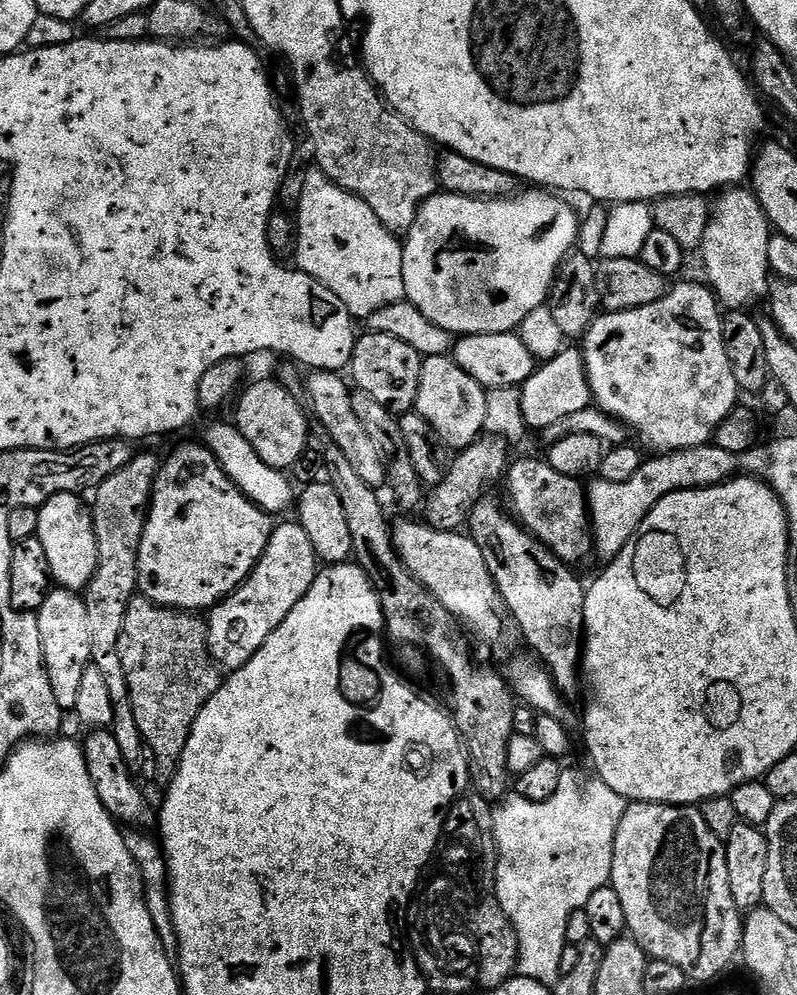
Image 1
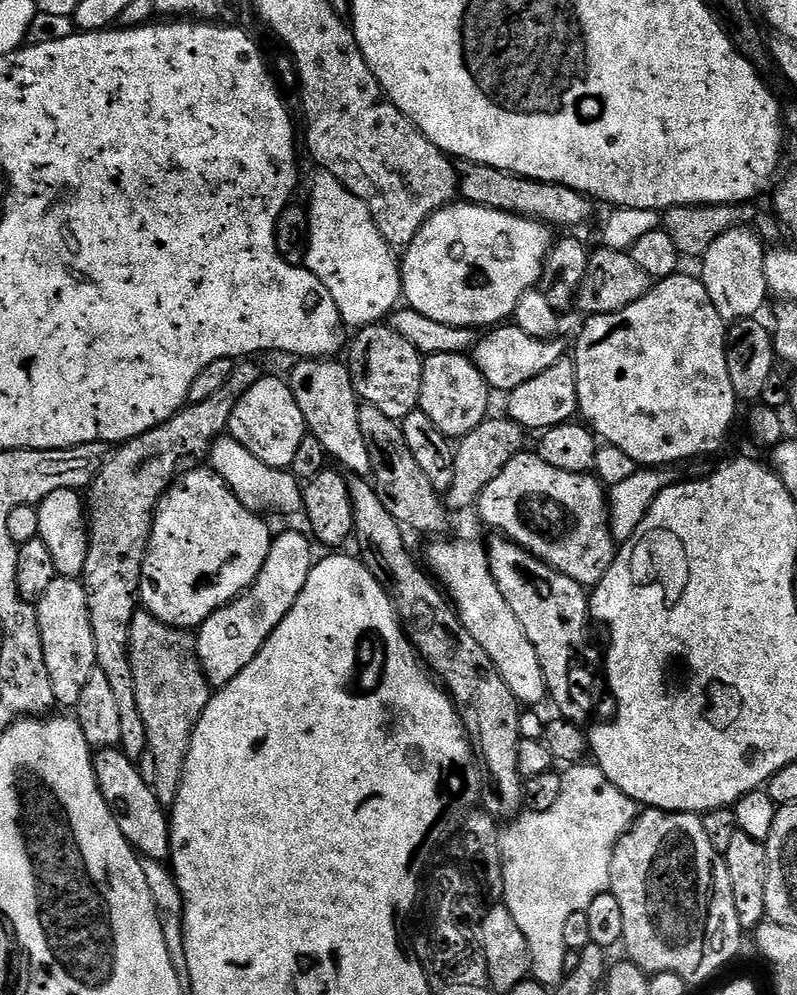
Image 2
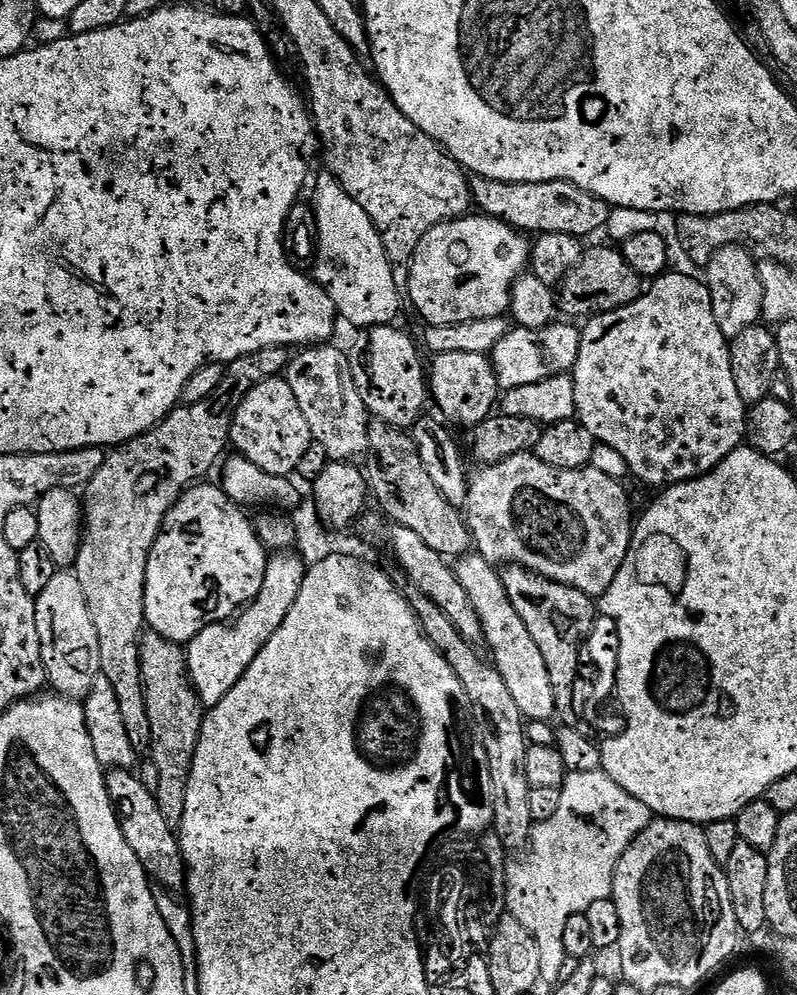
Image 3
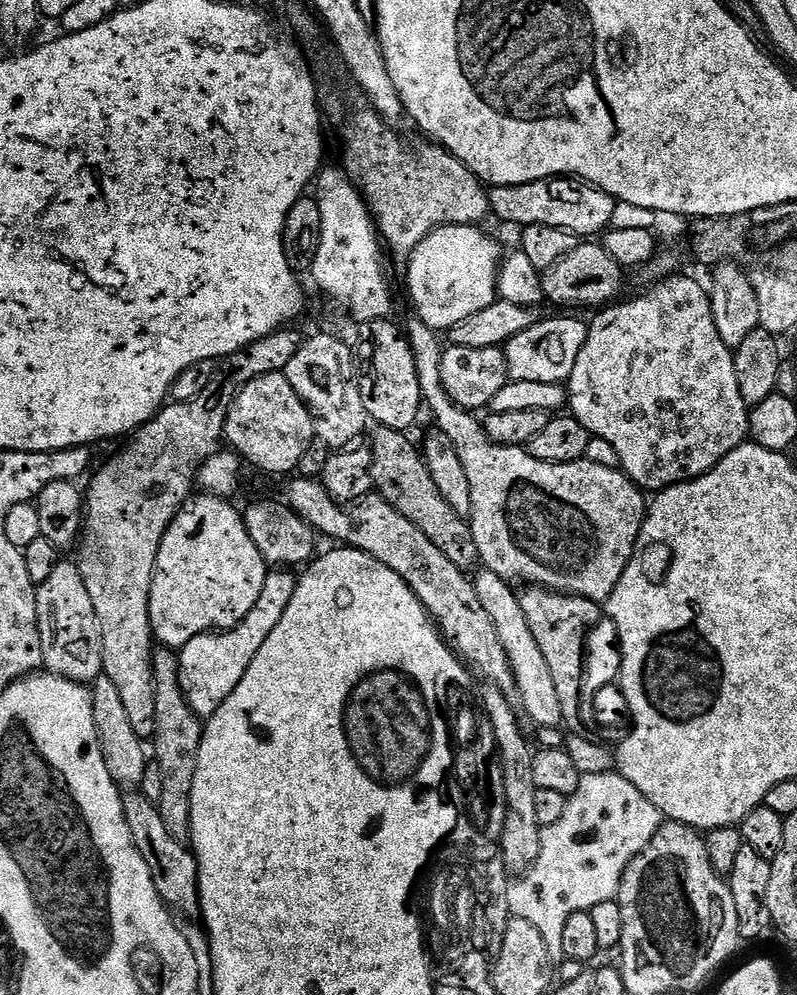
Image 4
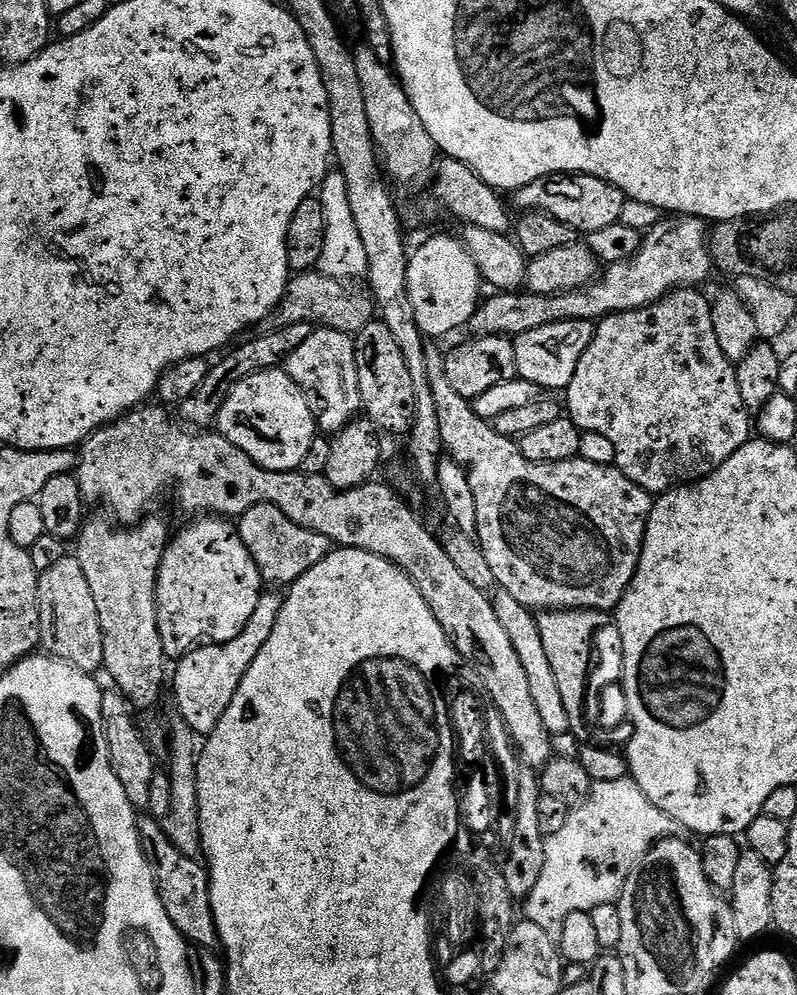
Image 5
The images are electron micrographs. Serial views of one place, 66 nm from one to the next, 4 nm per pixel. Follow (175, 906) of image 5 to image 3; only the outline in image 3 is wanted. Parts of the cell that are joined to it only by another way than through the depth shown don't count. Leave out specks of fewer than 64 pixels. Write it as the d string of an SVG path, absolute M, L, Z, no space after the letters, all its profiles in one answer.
M127 768L109 769L105 773L105 780L106 790L122 826L122 835L130 845L130 850L138 854L149 877L161 889L173 894L179 893L179 888L181 891L185 887L188 878L188 872L184 869L184 855L180 849L180 837L162 818L155 791L145 786L143 779Z

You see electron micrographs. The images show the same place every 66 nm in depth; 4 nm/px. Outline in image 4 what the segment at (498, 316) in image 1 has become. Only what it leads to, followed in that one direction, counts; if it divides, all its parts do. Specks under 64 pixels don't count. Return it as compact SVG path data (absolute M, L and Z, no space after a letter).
M471 224L435 228L408 257L408 292L416 307L415 315L421 316L426 326L437 330L453 328L498 299L496 278L502 251L482 229Z

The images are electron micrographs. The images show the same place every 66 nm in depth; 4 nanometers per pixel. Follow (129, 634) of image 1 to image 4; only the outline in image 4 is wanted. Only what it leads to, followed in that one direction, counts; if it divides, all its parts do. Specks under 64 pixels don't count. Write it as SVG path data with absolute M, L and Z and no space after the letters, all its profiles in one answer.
M163 646L157 647L152 654L152 665L154 666L154 718L156 719L156 735L154 737L154 745L156 744L156 756L154 752L154 762L158 766L162 766L162 798L159 799L157 808L159 814L162 817L162 822L165 823L166 830L178 841L184 842L191 837L189 830L190 826L190 793L194 786L194 770L198 770L198 750L200 749L200 743L204 737L204 729L202 727L201 717L194 714L194 710L190 710L190 706L186 702L184 697L184 691L180 685L180 662L177 653L173 649L165 648Z

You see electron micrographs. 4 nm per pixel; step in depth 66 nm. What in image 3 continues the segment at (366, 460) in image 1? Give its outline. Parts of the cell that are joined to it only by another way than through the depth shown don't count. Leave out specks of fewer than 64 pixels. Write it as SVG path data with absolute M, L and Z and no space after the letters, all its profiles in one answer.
M325 342L297 351L300 353L297 356L295 353L288 361L286 379L306 422L310 422L313 441L326 446L332 460L352 462L368 451L370 413L362 402L362 394L358 394L349 353L334 345Z

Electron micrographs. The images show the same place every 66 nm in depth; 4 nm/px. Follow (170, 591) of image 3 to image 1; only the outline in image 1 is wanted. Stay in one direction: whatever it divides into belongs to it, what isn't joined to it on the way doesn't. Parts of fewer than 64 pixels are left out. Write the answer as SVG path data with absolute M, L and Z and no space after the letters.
M200 442L178 445L168 457L163 457L152 487L148 515L144 517L142 542L136 552L139 595L163 608L193 614L207 613L251 574L266 550L266 542L270 542L273 527L273 517L242 495L207 446Z

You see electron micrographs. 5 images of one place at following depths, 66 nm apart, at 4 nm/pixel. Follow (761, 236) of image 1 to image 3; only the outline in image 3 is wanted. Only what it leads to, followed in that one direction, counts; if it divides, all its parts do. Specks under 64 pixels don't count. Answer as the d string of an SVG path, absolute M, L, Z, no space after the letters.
M731 244L718 250L706 265L706 283L712 295L714 318L718 318L718 326L726 337L742 334L750 326L761 323L764 315L762 306L762 282L758 261L747 248L739 244Z

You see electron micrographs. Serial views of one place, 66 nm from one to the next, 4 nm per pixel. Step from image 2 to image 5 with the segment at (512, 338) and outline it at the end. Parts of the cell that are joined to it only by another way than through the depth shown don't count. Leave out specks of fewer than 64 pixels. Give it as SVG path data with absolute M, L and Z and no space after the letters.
M571 320L558 322L554 326L542 326L542 330L530 330L515 337L514 358L517 377L526 382L534 382L534 386L541 390L567 389L569 382L574 378L574 370L578 370L582 354L586 354L586 346L590 346L593 331L593 321Z

